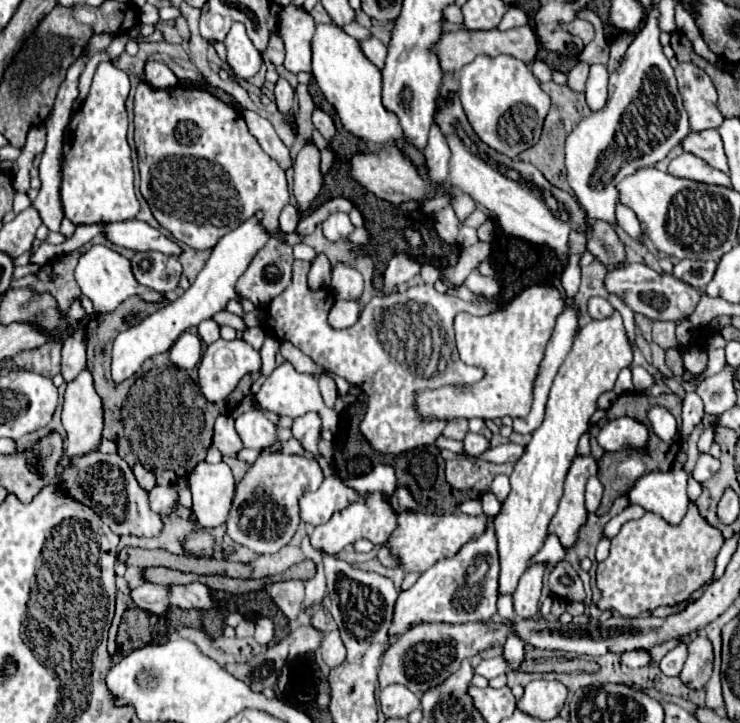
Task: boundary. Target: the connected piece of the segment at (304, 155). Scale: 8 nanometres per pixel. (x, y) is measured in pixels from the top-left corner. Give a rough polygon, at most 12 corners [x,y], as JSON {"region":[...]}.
{"region":[[310,142],[294,160],[294,196],[306,210],[322,186],[320,150]]}

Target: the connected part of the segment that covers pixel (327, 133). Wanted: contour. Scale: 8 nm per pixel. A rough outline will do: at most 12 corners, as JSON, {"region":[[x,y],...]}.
{"region":[[320,108],[312,112],[316,130],[330,140],[334,136],[332,118]]}

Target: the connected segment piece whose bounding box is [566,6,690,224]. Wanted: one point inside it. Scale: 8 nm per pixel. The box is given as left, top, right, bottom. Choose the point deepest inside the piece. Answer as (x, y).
(644, 119)

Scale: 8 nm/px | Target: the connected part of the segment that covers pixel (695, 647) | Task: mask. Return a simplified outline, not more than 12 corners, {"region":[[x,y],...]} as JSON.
{"region":[[704,636],[688,642],[680,672],[688,688],[704,688],[712,676],[712,642]]}

